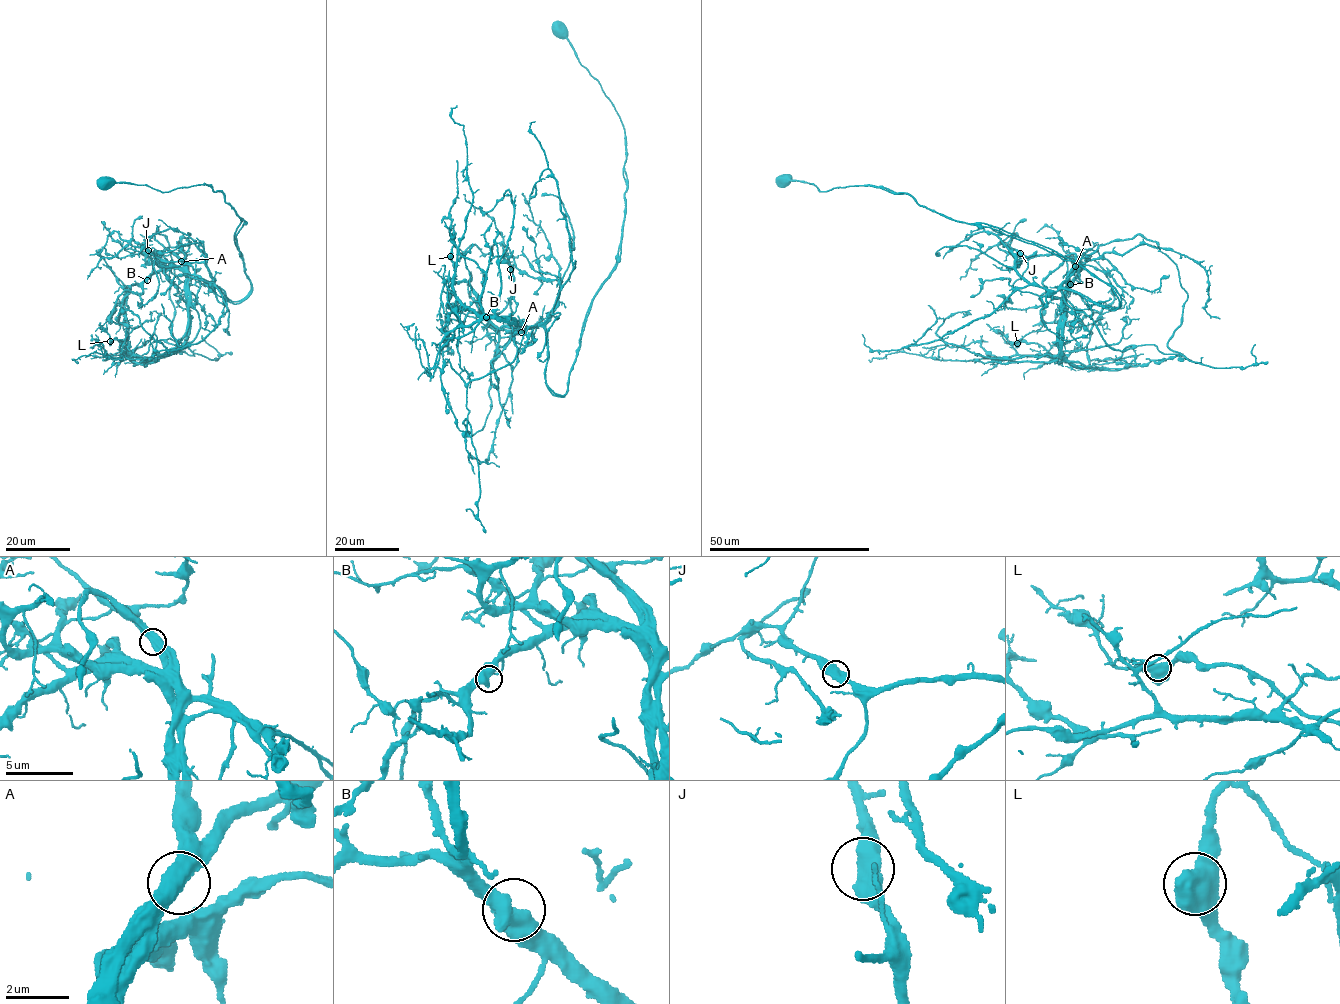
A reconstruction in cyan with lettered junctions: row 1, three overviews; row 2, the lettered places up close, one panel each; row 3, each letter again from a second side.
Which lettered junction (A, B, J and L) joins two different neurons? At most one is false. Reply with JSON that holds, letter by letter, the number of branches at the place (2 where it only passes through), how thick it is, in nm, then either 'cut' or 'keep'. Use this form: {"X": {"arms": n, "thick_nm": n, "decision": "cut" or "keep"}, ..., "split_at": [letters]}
{"A": {"arms": 2, "thick_nm": 600, "decision": "cut"}, "B": {"arms": 2, "thick_nm": 600, "decision": "keep"}, "J": {"arms": 2, "thick_nm": 600, "decision": "keep"}, "L": {"arms": 2, "thick_nm": 700, "decision": "keep"}, "split_at": ["A"]}

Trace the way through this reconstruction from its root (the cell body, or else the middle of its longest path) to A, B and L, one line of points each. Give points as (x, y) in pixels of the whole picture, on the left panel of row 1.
A: (104, 185), (163, 192), (208, 184), (222, 193), (246, 221), (236, 237), (250, 294), (230, 302), (181, 261)
B: (104, 185), (211, 185), (246, 221), (236, 237), (252, 289), (241, 302), (179, 269), (164, 266), (147, 280)
L: (104, 185), (222, 193), (246, 221), (252, 288), (234, 304), (191, 278), (186, 335), (157, 360), (110, 341)

